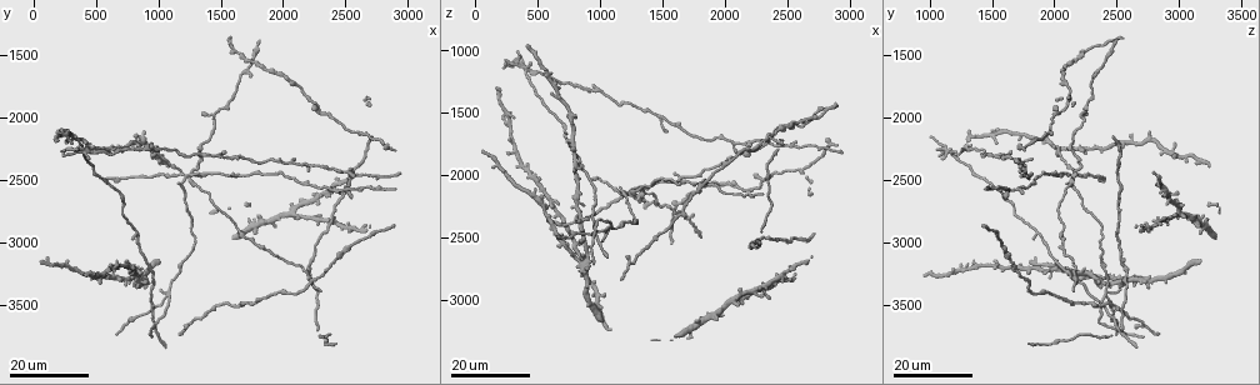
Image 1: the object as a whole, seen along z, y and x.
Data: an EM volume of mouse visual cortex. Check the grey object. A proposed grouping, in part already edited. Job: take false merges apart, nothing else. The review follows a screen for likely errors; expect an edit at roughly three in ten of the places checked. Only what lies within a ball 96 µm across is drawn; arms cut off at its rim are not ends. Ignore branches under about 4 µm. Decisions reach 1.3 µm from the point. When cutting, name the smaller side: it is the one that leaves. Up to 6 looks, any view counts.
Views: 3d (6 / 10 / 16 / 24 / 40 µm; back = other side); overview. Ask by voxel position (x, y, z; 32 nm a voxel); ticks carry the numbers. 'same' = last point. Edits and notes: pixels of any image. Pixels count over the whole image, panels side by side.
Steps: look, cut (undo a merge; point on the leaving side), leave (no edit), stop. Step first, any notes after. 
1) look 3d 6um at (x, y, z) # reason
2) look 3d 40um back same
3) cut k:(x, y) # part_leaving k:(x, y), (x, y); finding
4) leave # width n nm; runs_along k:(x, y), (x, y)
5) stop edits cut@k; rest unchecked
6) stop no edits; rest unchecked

look 3d 24um at (1060, 3420, 2440) # a fork

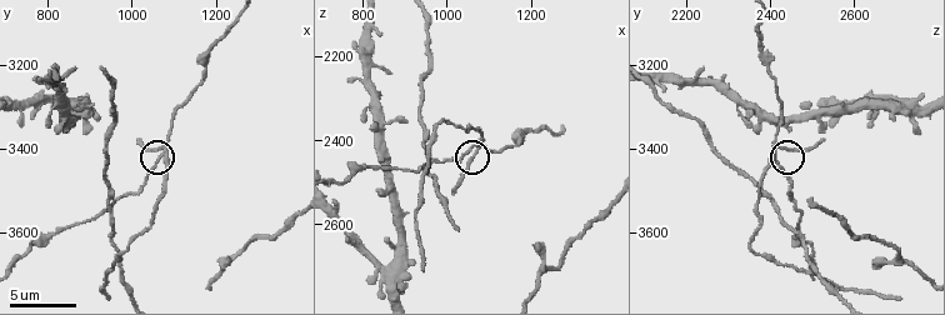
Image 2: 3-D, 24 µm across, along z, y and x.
look 3d 6um at (1070, 3425, 2415)

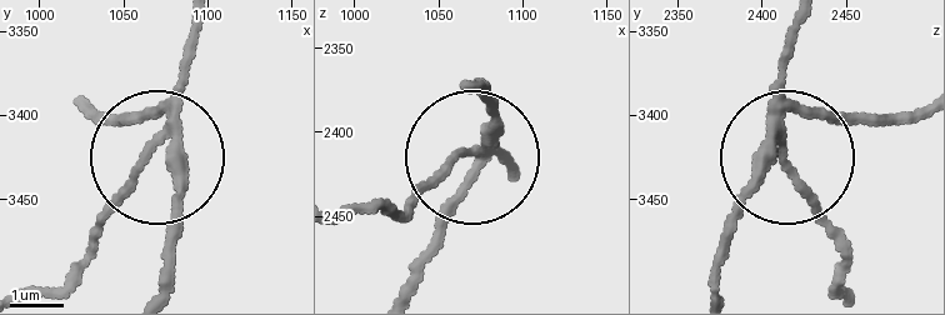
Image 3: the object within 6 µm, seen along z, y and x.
cut 3:(134, 121) # side_arm 19 um; arms 3; a second neuron is stuck on

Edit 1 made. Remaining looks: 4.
look overview

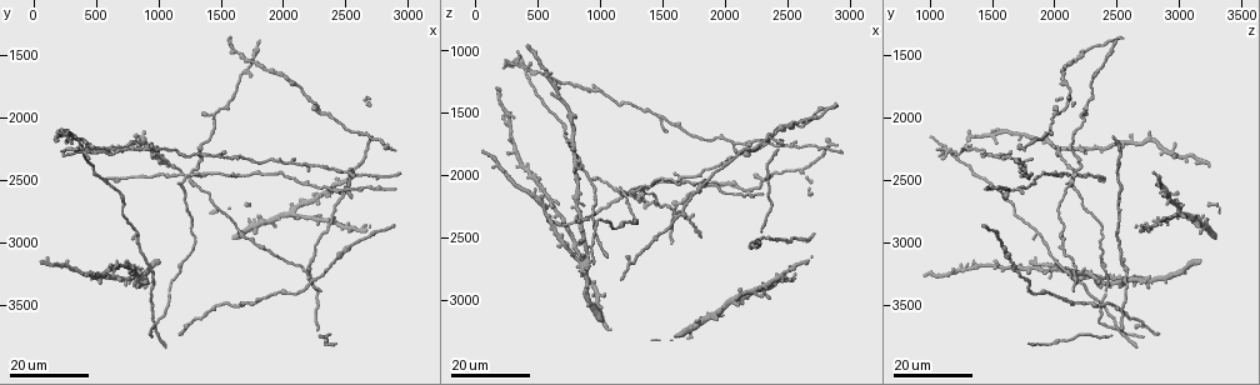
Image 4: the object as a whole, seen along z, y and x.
look 3d 16um at (1680, 1640, 2360) # branch point

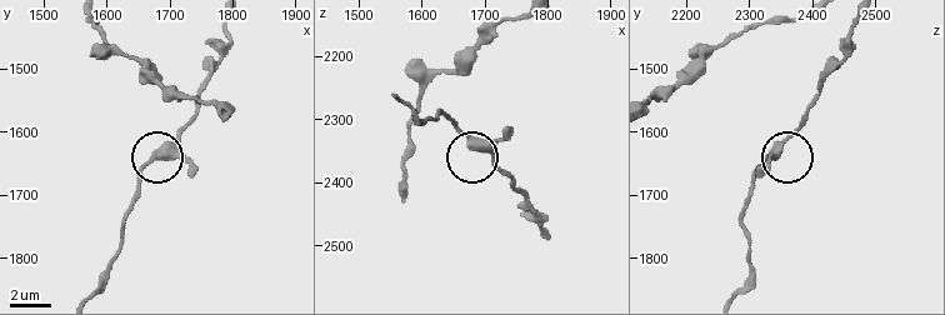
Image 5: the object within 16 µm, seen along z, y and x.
look 3d 10um at (1695, 1620, 2350)

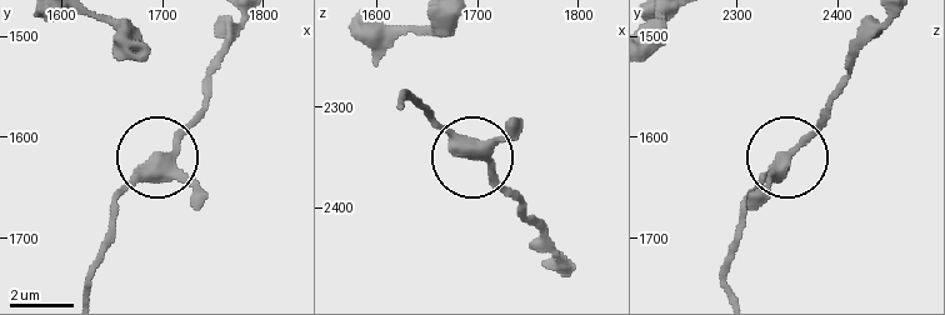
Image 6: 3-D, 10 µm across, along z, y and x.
leave # width 360 nm; runs_along 6:(730, 288), (723, 271), (741, 208), (825, 114); continuous, no second neuron

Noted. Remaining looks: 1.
stop edits cut@3; rest unchecked

